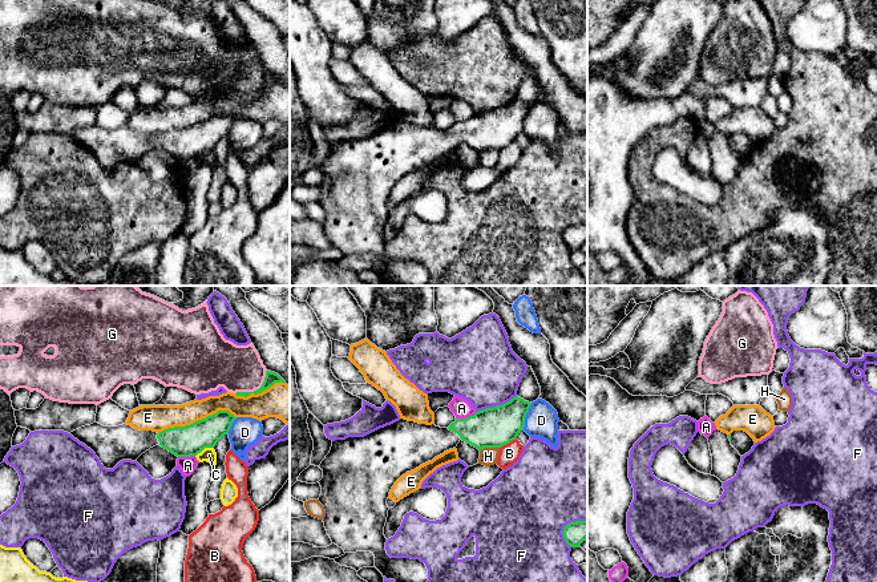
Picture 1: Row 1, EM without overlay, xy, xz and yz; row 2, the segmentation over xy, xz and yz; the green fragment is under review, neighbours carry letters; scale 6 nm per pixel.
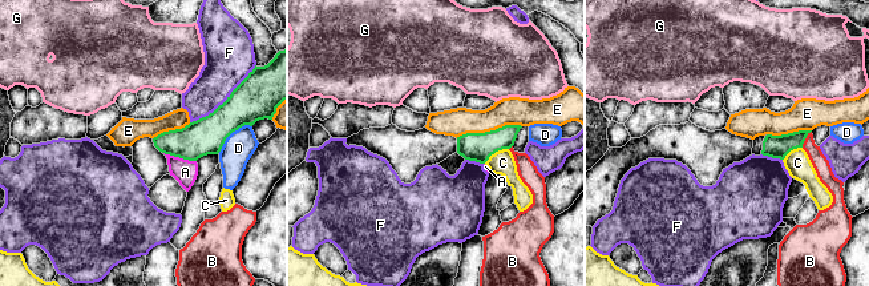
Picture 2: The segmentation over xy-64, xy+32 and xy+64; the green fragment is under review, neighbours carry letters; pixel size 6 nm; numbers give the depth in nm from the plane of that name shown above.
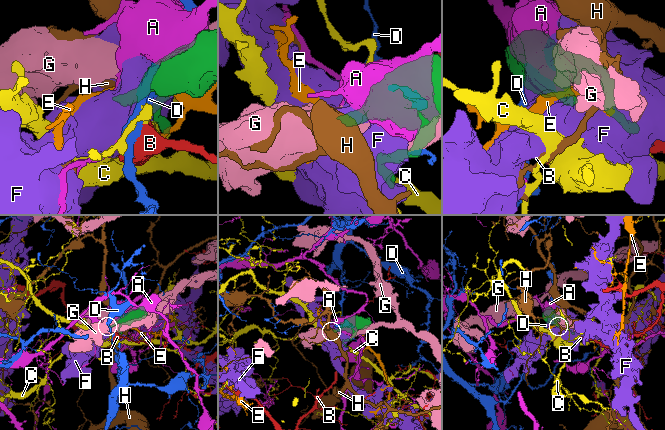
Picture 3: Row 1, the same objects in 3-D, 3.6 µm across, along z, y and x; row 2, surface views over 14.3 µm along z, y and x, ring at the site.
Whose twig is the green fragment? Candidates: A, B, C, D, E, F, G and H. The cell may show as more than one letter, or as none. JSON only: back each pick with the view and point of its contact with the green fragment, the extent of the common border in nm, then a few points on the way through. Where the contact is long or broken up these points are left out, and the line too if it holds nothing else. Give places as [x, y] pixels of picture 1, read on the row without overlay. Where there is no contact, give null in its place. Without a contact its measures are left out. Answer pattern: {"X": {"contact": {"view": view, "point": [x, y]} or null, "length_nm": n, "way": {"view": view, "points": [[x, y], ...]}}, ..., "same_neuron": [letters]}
{"same_neuron": []}

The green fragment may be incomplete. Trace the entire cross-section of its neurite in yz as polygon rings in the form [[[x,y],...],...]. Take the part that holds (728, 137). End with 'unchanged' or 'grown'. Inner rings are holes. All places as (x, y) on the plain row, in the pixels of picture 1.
[[[733,133],[728,137],[731,147],[739,154],[740,158],[748,155],[755,147],[753,141],[744,133]]] | grown

